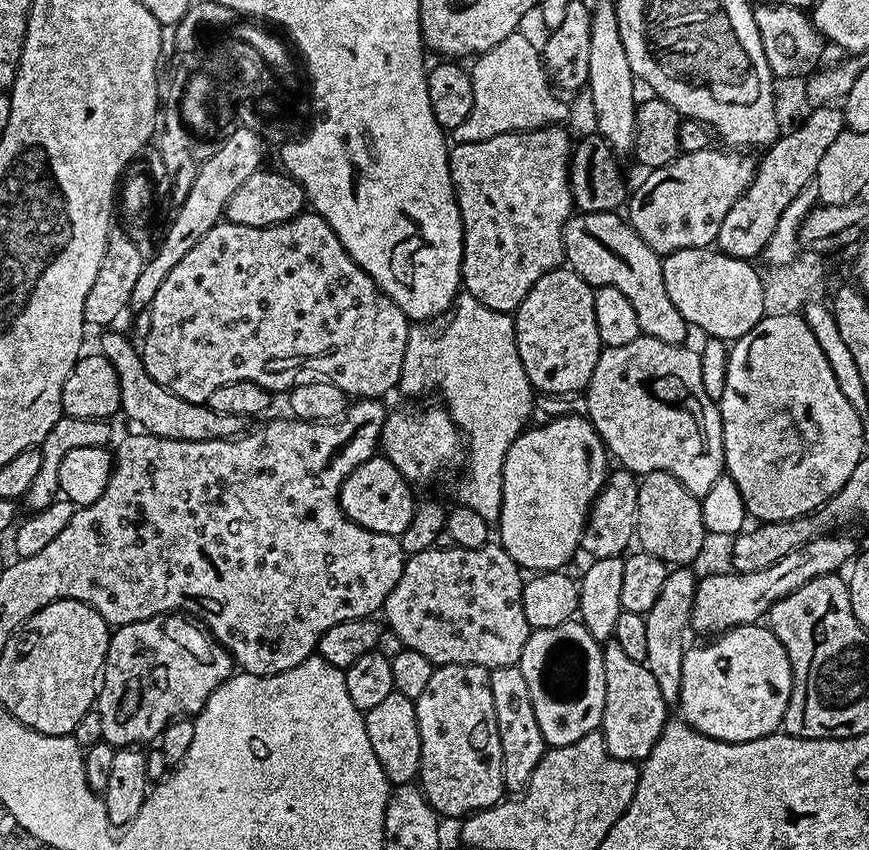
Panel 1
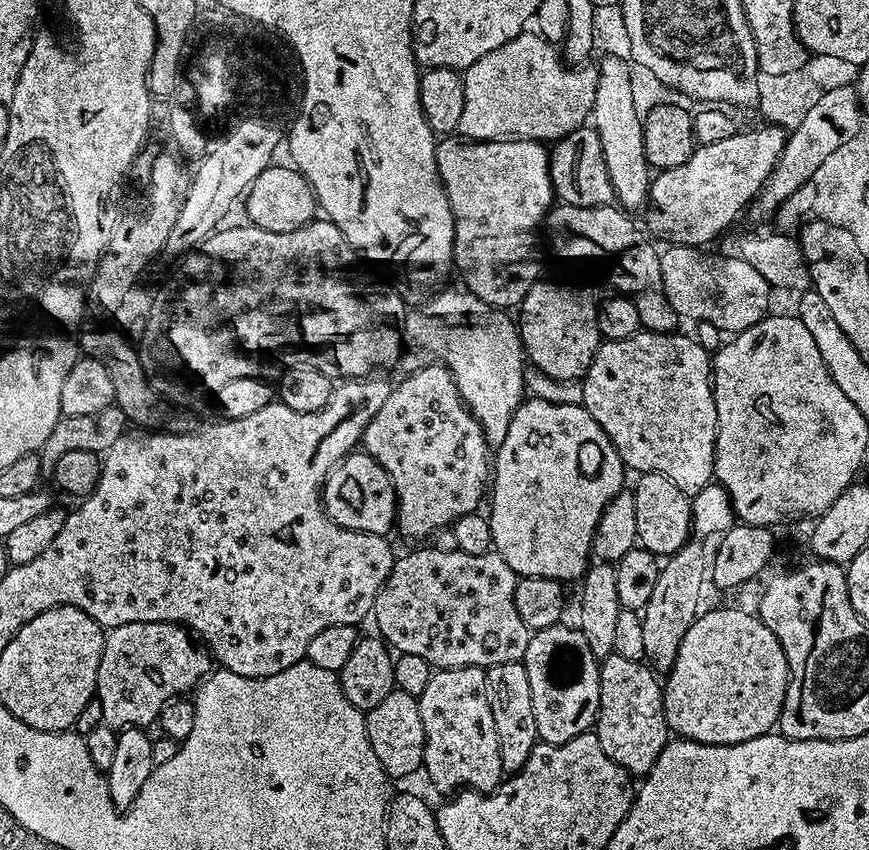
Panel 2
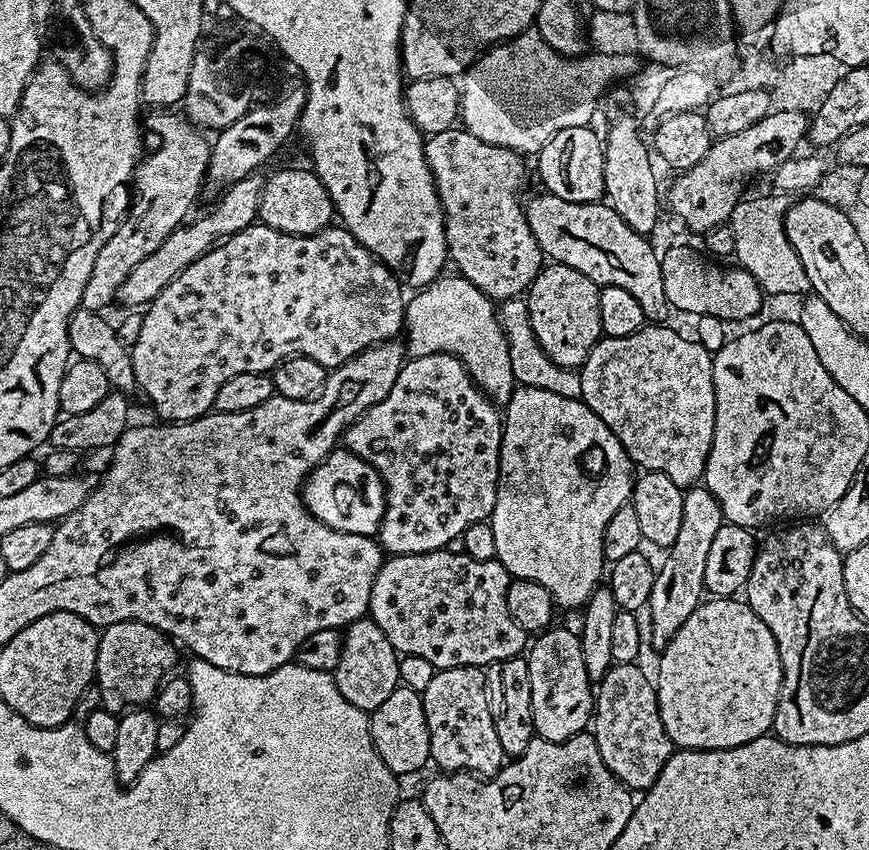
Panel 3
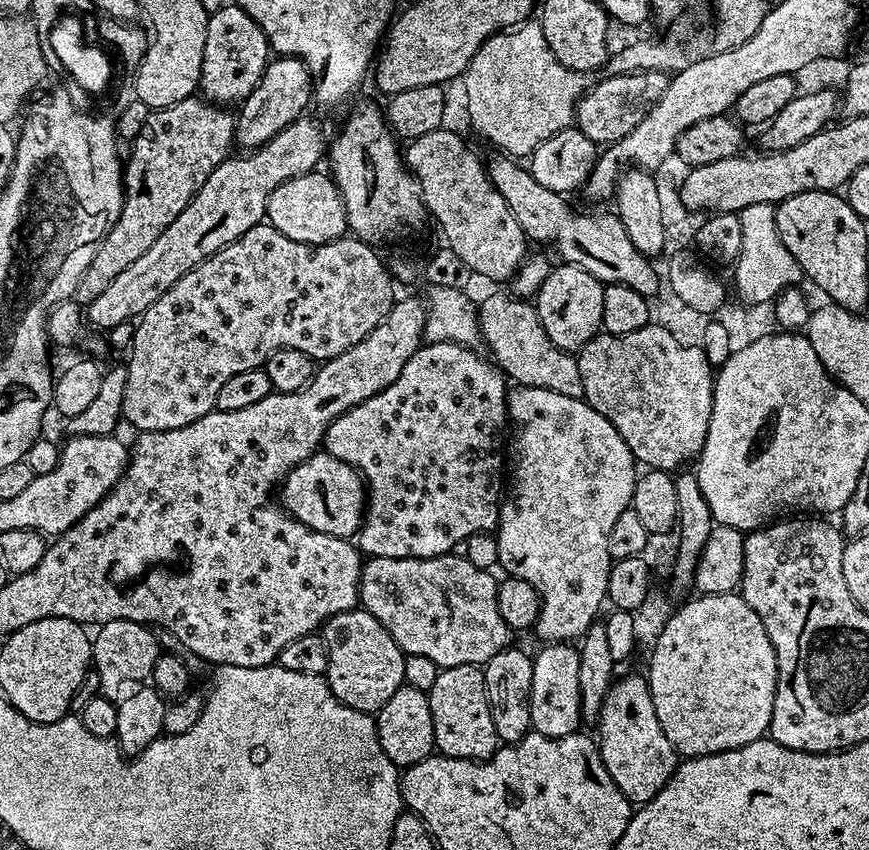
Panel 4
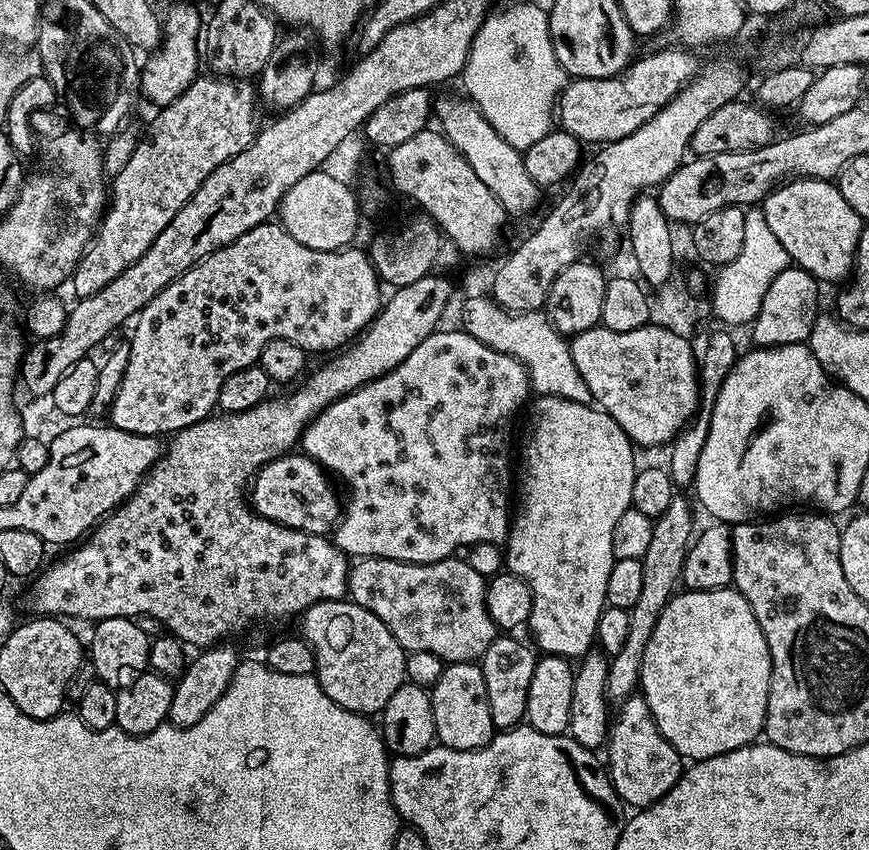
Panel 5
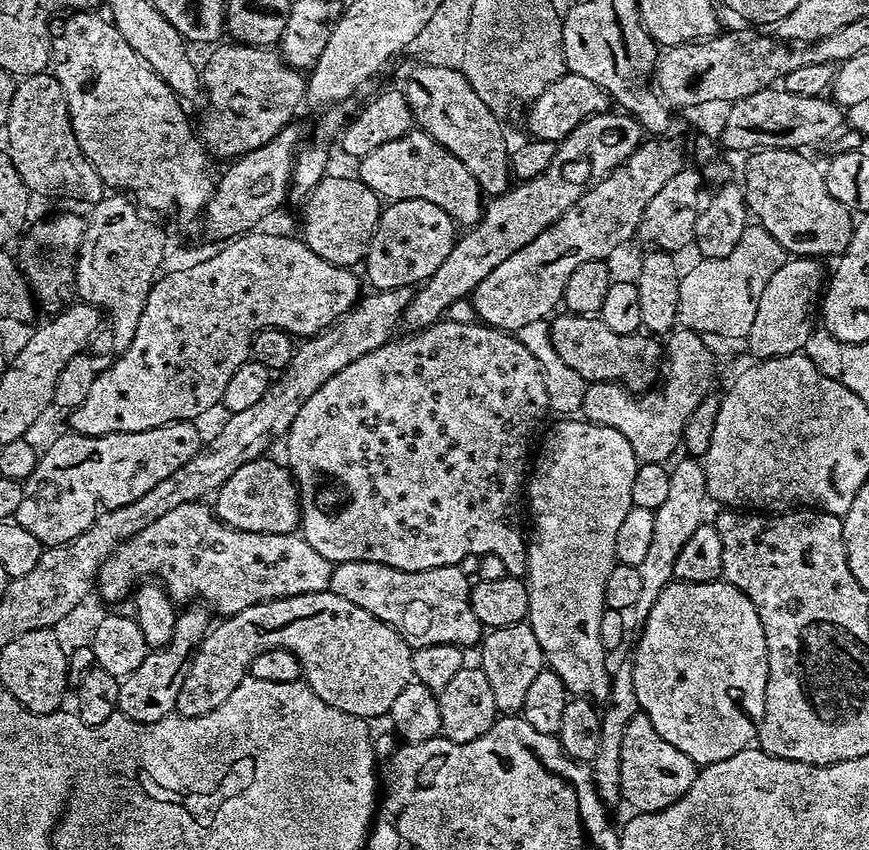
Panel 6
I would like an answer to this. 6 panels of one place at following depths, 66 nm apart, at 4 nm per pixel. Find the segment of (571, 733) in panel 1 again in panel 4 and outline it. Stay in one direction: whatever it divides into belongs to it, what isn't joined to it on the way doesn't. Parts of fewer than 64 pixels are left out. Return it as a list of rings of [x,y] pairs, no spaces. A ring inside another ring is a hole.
[[[548,642],[543,645],[540,653],[535,653],[532,665],[534,678],[530,690],[530,718],[533,729],[541,732],[543,736],[569,736],[581,727],[580,698],[578,686],[578,658],[579,651],[568,642]]]

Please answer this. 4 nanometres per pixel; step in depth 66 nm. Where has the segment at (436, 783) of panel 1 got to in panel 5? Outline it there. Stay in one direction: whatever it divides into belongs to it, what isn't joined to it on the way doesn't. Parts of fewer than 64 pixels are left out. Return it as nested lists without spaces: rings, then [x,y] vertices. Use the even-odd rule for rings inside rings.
[[[479,663],[448,664],[442,678],[430,690],[436,740],[443,747],[454,750],[474,750],[485,748],[492,740],[494,729],[490,702],[486,698],[486,678]]]

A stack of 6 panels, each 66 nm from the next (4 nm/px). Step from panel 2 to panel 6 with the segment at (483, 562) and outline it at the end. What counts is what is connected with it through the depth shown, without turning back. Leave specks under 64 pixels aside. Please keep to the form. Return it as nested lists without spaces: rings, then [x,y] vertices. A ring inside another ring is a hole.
[[[353,560],[343,565],[338,576],[338,588],[343,599],[349,600],[351,604],[362,610],[373,612],[375,616],[381,616],[387,624],[391,624],[394,631],[400,634],[404,647],[409,653],[442,648],[451,652],[457,661],[472,662],[483,653],[490,629],[474,599],[478,581],[472,575],[471,567],[464,565],[463,568],[462,565],[463,563],[457,562],[433,568],[399,568],[381,560],[374,562]]]

